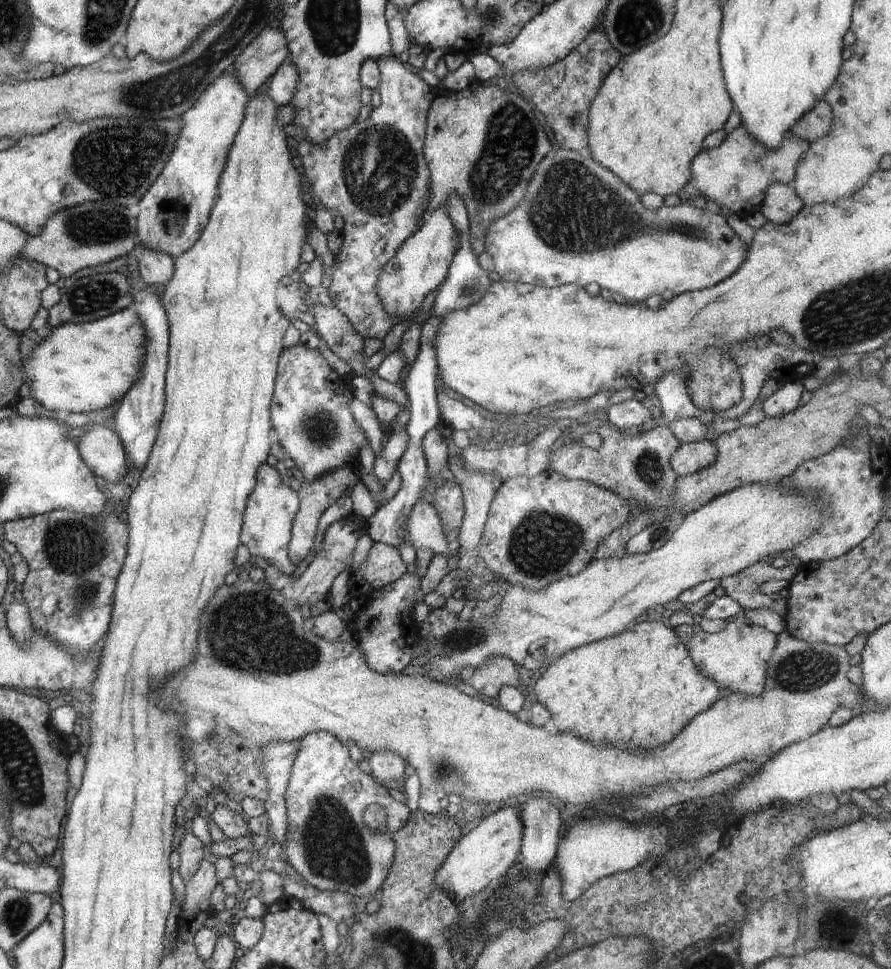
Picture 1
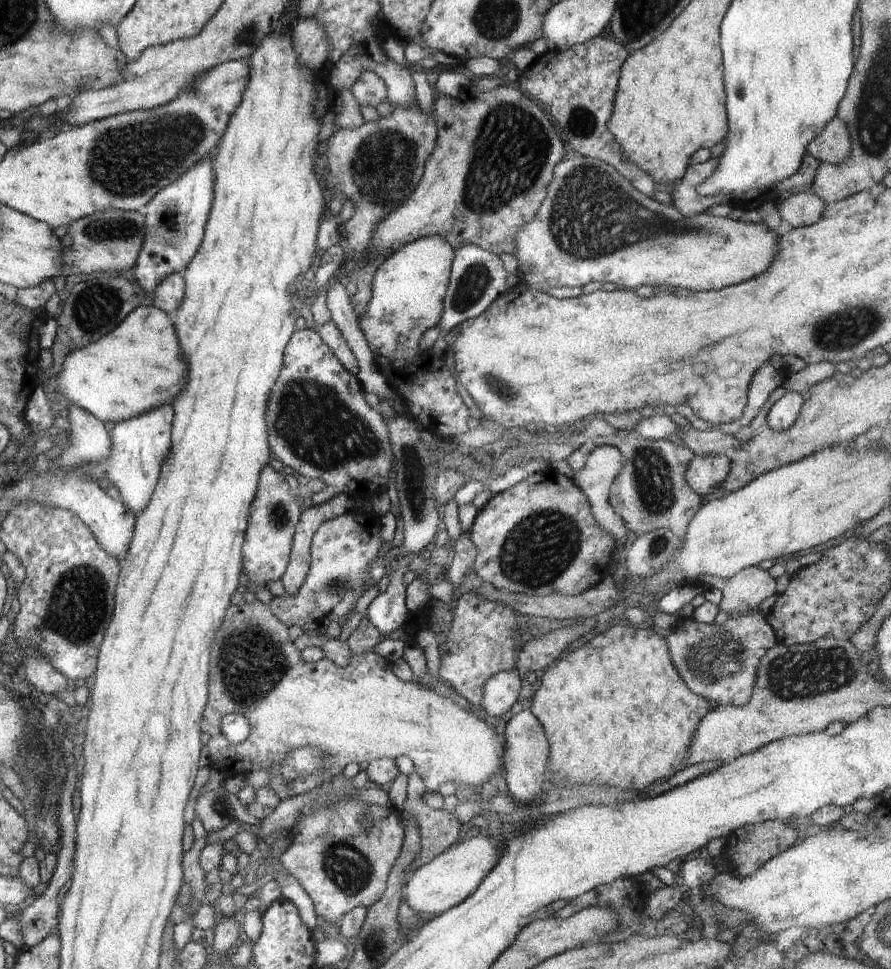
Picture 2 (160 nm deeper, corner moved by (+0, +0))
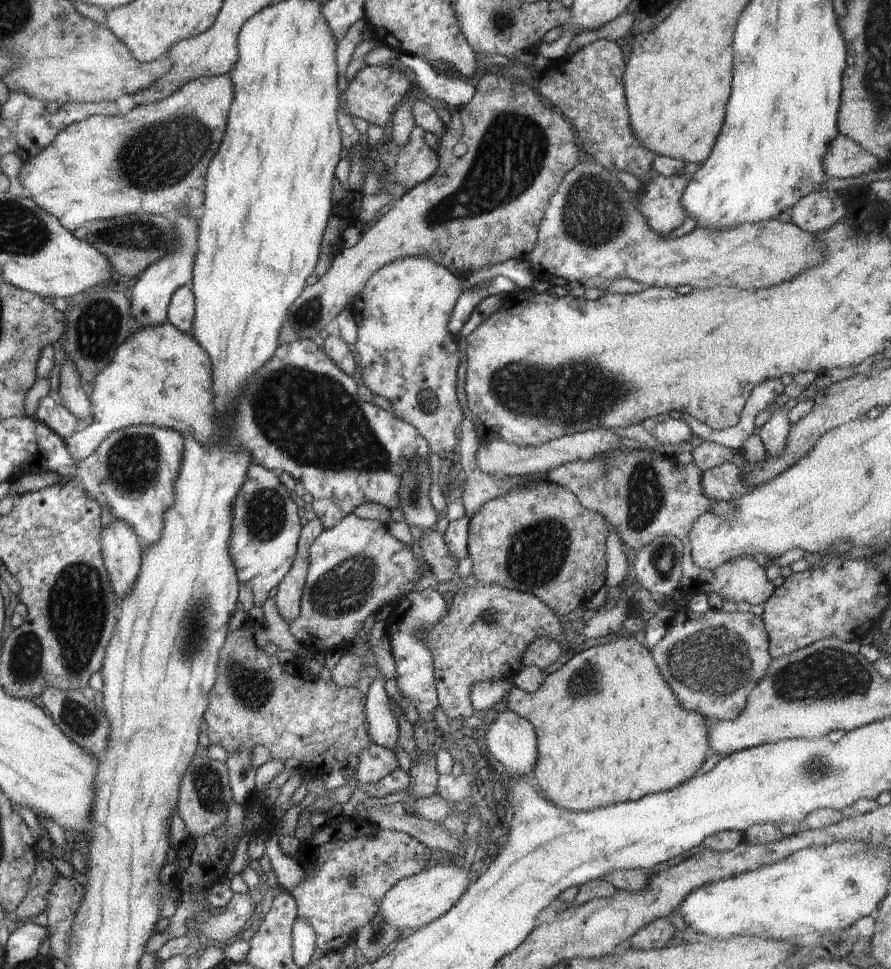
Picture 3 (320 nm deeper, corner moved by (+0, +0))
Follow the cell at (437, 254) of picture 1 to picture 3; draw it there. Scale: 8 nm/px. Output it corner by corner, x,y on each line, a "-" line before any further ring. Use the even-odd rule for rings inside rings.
406,256
380,268
354,297
351,306
358,328
356,356
360,356
362,368
358,380
372,392
377,402
390,402
394,417
414,426
428,442
430,452
444,460
458,445
456,429
464,420
464,401
457,376
460,350
458,341
448,332
448,322
460,296
460,280
442,264
426,256

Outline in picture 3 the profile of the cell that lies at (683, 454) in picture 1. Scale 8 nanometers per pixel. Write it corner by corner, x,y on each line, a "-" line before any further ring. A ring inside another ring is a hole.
724,462
712,470
701,472
702,492
710,499
732,503
747,489
741,471
734,464

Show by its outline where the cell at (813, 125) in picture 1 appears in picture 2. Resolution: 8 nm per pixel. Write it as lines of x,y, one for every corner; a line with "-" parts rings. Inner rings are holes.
834,117
820,136
810,142
807,152
821,163
844,163
851,155
851,134
847,124

